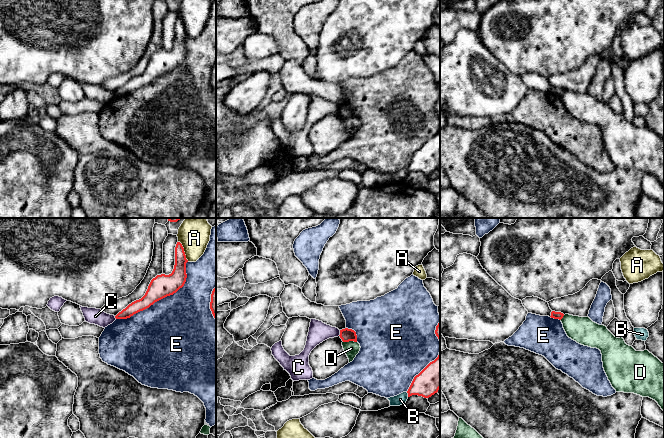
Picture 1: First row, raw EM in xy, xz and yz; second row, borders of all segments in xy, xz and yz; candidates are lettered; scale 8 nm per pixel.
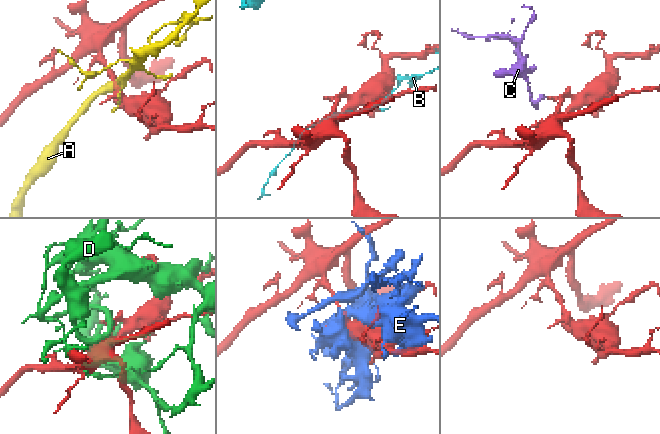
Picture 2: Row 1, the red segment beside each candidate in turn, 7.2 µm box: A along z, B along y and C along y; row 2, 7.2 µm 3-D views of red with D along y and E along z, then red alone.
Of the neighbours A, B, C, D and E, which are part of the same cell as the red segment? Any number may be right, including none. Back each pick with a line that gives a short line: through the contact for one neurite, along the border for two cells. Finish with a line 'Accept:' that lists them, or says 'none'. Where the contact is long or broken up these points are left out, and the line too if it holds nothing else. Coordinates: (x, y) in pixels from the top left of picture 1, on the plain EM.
Accept: none

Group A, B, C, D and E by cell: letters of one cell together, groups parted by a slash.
A / B / C / D / E

